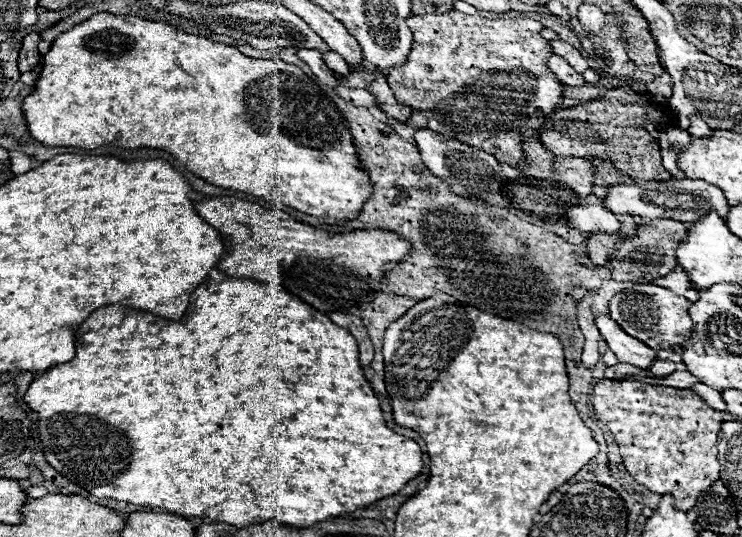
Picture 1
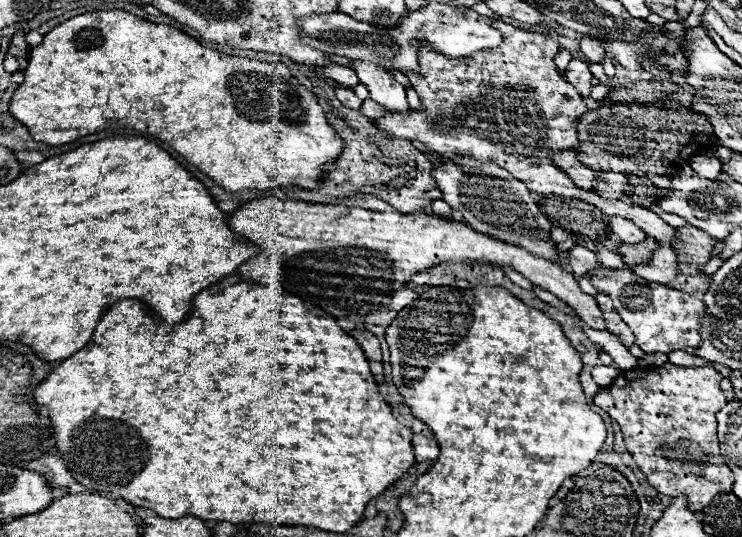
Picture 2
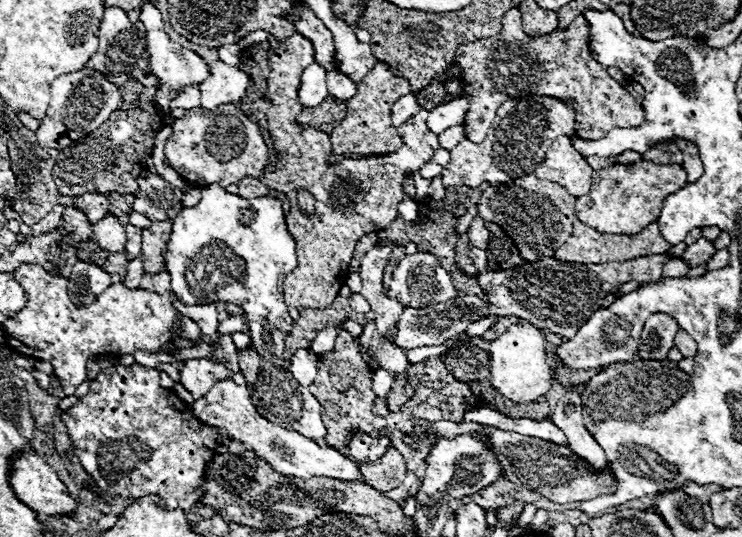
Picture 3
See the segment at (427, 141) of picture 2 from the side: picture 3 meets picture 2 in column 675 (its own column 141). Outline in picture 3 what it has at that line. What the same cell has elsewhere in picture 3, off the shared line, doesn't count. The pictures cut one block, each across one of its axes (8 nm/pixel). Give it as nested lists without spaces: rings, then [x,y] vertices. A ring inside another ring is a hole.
[[[126,224],[126,232],[128,232],[128,244],[126,244],[126,252],[128,258],[134,260],[140,254],[140,246],[142,246],[142,228]]]

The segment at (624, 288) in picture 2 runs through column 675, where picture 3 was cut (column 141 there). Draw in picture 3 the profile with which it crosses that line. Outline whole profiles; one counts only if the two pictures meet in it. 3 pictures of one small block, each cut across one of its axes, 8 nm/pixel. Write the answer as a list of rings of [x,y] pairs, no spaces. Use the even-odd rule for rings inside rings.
[[[22,264],[16,270],[16,280],[20,280],[20,286],[26,290],[28,304],[16,314],[16,320],[12,318],[8,324],[2,324],[4,338],[14,350],[50,362],[54,366],[54,374],[62,380],[64,394],[68,396],[86,380],[86,362],[94,356],[124,356],[134,354],[136,350],[158,354],[174,336],[190,342],[204,336],[194,320],[172,306],[174,296],[170,292],[156,294],[140,288],[130,290],[122,282],[116,282],[92,304],[78,308],[66,292],[66,278],[52,276],[42,266]],[[174,320],[180,322],[178,330],[172,330]]]

